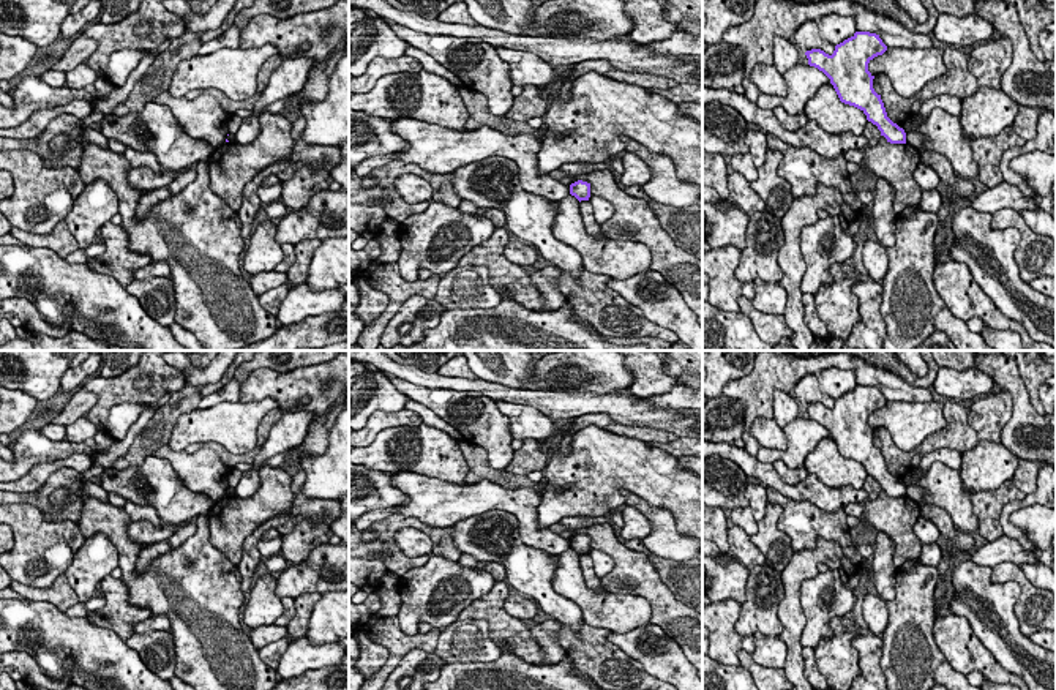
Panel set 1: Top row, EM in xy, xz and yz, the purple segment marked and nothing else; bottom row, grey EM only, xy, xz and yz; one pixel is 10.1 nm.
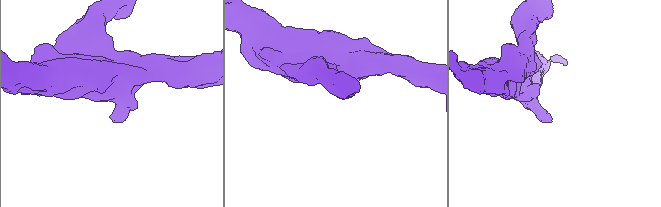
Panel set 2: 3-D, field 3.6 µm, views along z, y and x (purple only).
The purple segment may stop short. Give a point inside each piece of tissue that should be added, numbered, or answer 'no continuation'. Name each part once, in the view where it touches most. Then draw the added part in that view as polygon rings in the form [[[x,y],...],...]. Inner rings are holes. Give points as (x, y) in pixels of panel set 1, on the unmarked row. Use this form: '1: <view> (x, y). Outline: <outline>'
no continuation

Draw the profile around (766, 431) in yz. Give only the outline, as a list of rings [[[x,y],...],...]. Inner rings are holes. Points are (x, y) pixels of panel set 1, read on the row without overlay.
[[[756,417],[750,425],[750,434],[764,448],[786,450],[788,447],[785,431],[778,426],[775,418]]]

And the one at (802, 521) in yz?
[[[767,488],[767,502],[783,507],[777,526],[791,538],[794,553],[814,549],[816,538],[826,535],[833,535],[843,548],[852,543],[844,508],[827,513],[808,501],[796,502],[785,497],[773,488]]]

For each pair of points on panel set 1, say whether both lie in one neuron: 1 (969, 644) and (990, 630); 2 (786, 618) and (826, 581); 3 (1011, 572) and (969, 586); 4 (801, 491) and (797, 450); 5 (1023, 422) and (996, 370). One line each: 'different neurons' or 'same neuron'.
1: different neurons
2: different neurons
3: different neurons
4: different neurons
5: same neuron

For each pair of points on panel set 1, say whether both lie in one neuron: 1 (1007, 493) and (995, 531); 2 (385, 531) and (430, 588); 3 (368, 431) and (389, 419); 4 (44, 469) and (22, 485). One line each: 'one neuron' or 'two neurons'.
1: one neuron
2: two neurons
3: one neuron
4: one neuron

